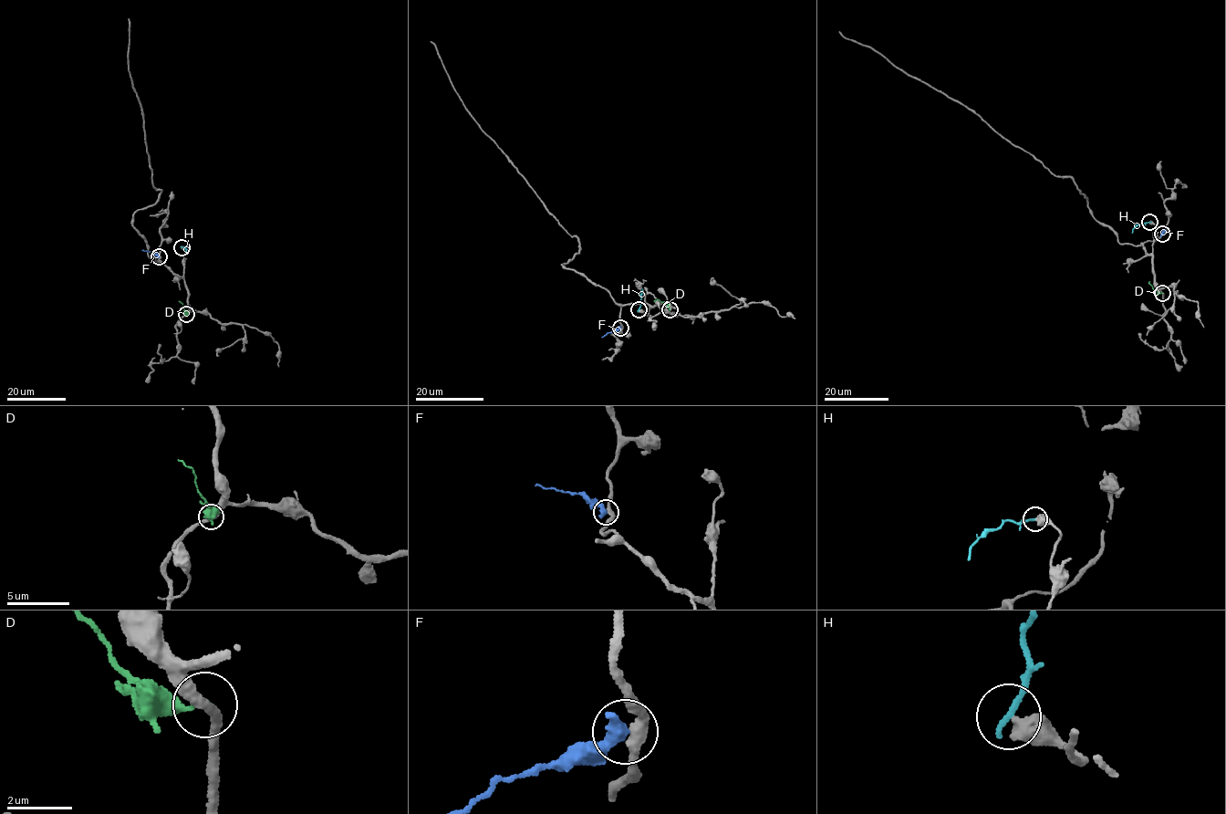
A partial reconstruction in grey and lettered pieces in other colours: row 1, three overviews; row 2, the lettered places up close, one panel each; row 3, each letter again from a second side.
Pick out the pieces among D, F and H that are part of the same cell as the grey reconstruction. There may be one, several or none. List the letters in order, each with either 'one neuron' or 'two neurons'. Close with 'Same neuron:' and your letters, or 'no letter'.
D: two neurons
F: two neurons
H: two neurons
Same neuron: no letter

